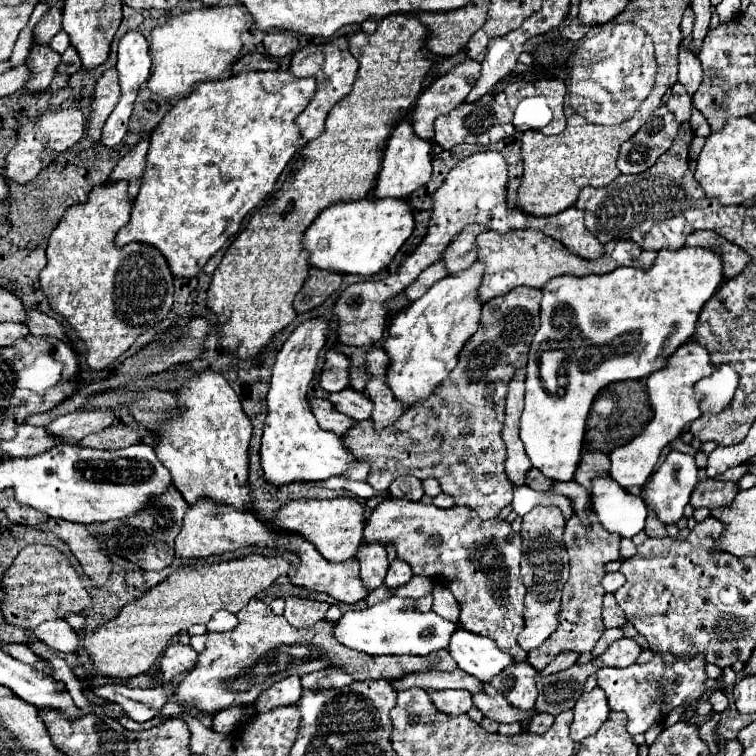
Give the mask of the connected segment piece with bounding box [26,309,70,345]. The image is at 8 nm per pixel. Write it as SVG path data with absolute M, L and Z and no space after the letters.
M38 309L28 311L28 321L26 321L26 325L28 325L28 329L30 329L30 335L50 335L50 337L56 337L56 339L60 339L60 341L64 341L64 343L70 345L70 339L66 337L62 323L58 323L56 319L44 315L44 313L38 311Z

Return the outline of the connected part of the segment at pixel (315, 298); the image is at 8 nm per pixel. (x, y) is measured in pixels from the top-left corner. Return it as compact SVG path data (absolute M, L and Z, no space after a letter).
M310 269L310 277L306 281L306 287L296 295L294 307L298 313L310 311L316 305L320 305L330 293L334 293L342 283L340 273L328 273L324 269Z

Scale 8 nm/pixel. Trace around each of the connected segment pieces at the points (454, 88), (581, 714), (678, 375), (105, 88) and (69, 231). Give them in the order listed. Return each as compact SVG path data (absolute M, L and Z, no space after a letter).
M464 61L464 65L456 65L448 77L438 77L416 101L412 109L412 125L414 133L422 139L434 139L434 121L442 113L450 113L454 107L464 103L472 85L480 77L478 61Z
M600 687L592 689L590 693L584 693L574 707L574 721L570 725L572 741L578 743L594 735L602 727L602 723L608 719L608 713L610 713L610 707Z
M686 341L670 357L668 367L658 369L648 377L646 387L648 387L648 395L650 395L650 403L652 403L652 421L646 425L646 429L638 437L634 437L630 443L626 443L610 453L610 461L612 461L610 475L618 485L642 487L648 481L648 477L652 475L652 471L660 459L664 445L674 441L688 423L692 423L700 417L698 403L700 403L702 395L698 395L694 391L694 385L700 379L710 377L712 373L714 373L714 365L710 361L708 349L696 341Z
M110 67L102 73L102 77L96 81L96 95L92 101L92 111L88 117L88 129L86 137L94 143L100 141L100 133L104 127L104 121L114 111L120 97L120 83L118 83L118 71L116 67Z
M108 181L96 185L90 191L86 203L72 205L64 213L60 225L52 231L46 249L48 265L40 273L40 283L50 299L52 309L64 315L72 329L76 329L78 337L86 343L88 365L96 371L112 365L124 351L132 347L140 335L152 327L158 327L168 317L174 301L174 277L168 269L168 261L164 261L164 255L156 251L156 247L144 243L116 247L114 243L118 229L130 219L130 211L132 199L128 197L128 181Z

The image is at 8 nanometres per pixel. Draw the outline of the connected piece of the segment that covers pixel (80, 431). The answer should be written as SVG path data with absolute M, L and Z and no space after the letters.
M84 409L58 417L46 429L64 441L80 441L90 433L100 433L102 429L114 425L116 417L114 409Z

